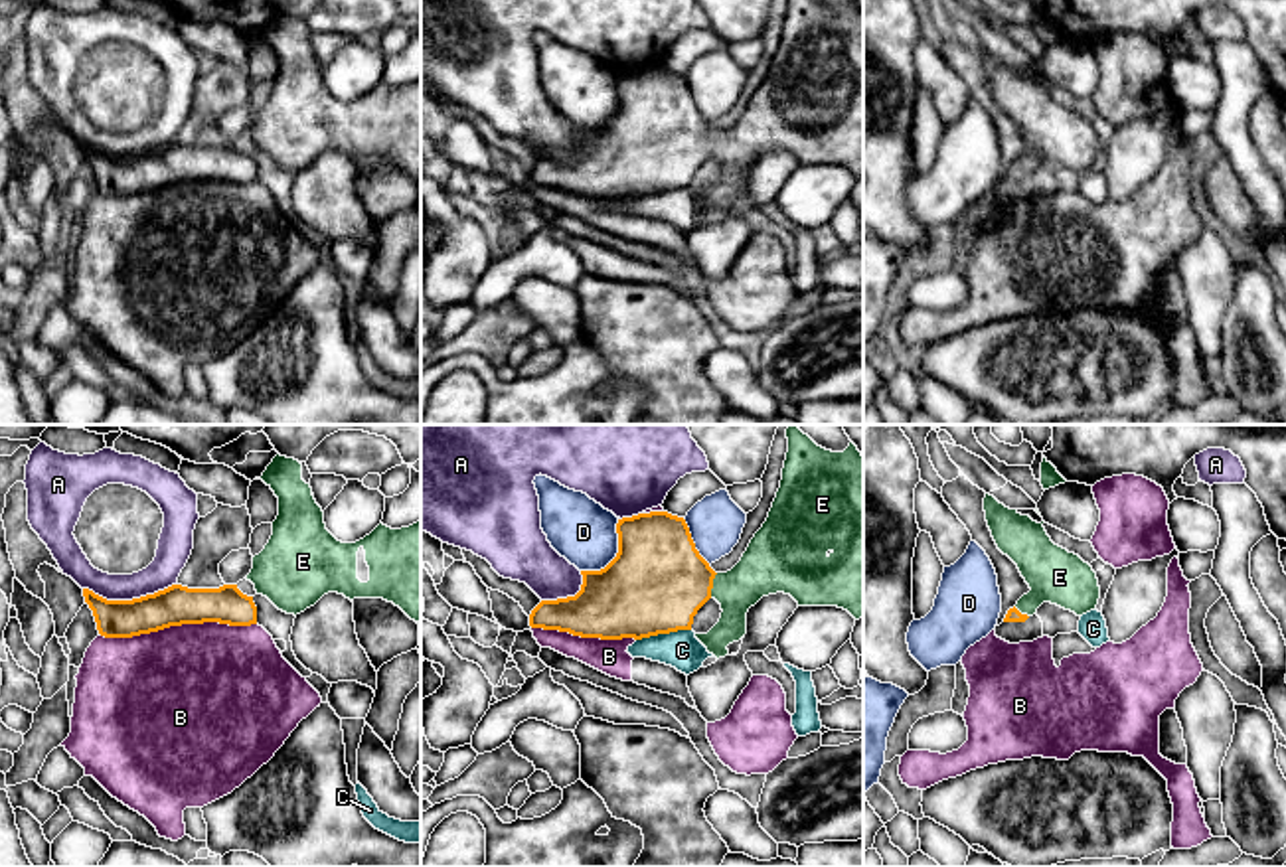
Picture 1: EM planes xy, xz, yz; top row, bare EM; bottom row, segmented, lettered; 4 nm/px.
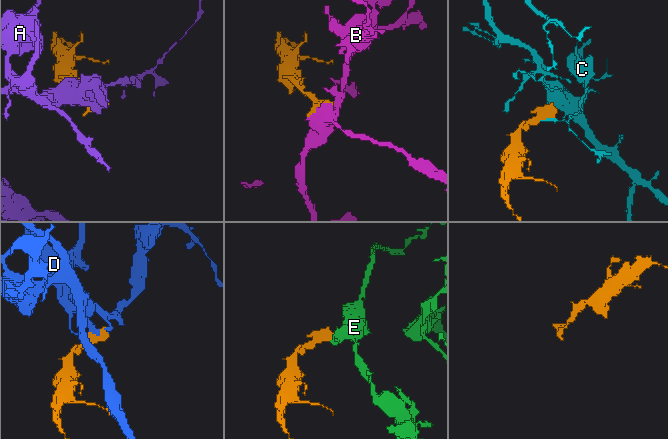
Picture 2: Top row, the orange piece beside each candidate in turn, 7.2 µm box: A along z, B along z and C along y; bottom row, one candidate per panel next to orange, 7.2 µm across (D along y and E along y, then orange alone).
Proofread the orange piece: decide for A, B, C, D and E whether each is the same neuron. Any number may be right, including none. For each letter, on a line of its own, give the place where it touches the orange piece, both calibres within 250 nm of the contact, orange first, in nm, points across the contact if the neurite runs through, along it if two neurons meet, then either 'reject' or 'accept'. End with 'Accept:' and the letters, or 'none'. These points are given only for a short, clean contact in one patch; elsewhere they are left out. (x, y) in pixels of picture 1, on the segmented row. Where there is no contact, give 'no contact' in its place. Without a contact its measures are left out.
A: meets orange in xy at (129, 601); 160 nm thick on the orange side, 130 nm on the other; reject
B: meets orange in xy at (176, 625); 160 nm thick on the orange side, 500 nm on the other; reject
C: meets orange in xz at (662, 632); 400 nm thick on the orange side, 160 nm on the other; border along xz (690, 629), (637, 640); reject
D: meets orange in xz at (617, 555); 400 nm thick on the orange side, 260 nm on the other; reject
E: meets orange in xz at (712, 585); 400 nm thick on the orange side, 240 nm on the other; accept
Accept: E

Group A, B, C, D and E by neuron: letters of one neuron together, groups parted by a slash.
A / B / C / D / E

